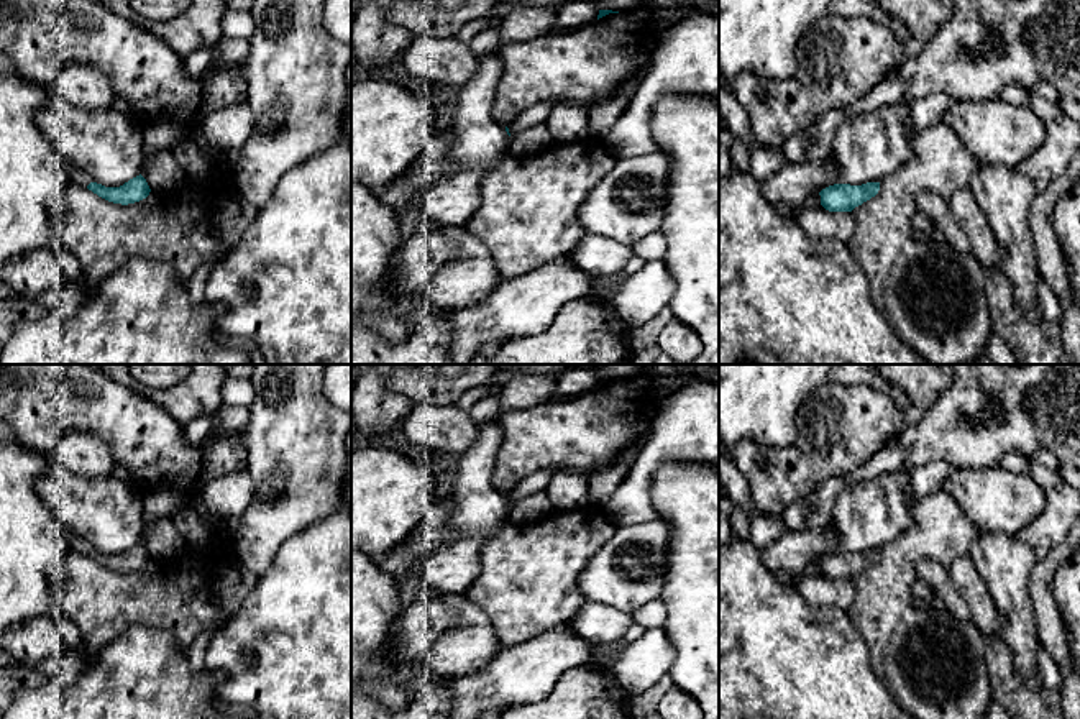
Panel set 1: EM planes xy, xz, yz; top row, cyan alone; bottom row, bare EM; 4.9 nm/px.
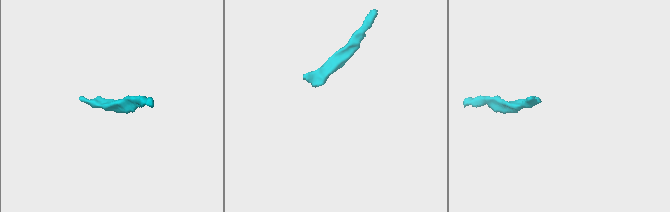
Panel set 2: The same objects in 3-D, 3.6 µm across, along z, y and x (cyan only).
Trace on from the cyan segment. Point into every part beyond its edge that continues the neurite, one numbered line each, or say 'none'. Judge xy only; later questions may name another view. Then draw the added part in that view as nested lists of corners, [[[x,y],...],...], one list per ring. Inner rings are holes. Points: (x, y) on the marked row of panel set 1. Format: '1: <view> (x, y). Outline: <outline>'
1: xy (74, 176). Outline: [[[64,164],[64,174],[66,174],[67,182],[76,184],[79,187],[87,189],[87,185],[90,182],[95,182],[84,171],[74,169],[74,167],[67,166],[67,164]]]

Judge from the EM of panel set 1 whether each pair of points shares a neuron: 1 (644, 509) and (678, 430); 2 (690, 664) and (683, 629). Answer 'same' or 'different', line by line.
1: same
2: same

